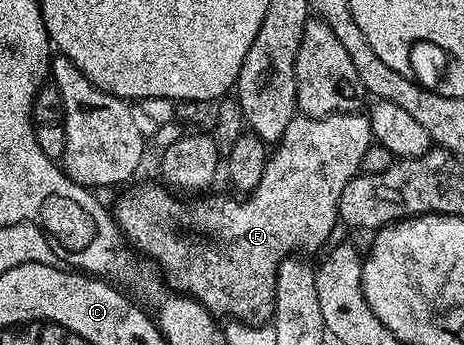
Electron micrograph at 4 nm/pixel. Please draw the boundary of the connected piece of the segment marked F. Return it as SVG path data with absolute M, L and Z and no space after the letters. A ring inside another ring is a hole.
M364 113L328 114L322 118L295 116L266 157L263 180L259 180L257 187L244 196L228 198L225 194L213 193L197 196L188 210L177 199L180 197L176 193L149 180L144 184L135 184L139 186L130 185L130 190L118 200L117 207L112 207L111 213L126 243L138 255L156 264L164 281L172 289L173 286L177 289L174 291L206 306L214 316L226 314L225 318L234 322L260 326L268 323L273 316L279 264L298 251L310 256L332 236L333 229L339 226L339 196L343 196L343 188L347 188L350 180L357 177L363 156L372 145L371 124ZM188 226L209 238L192 238L184 234L181 230Z

